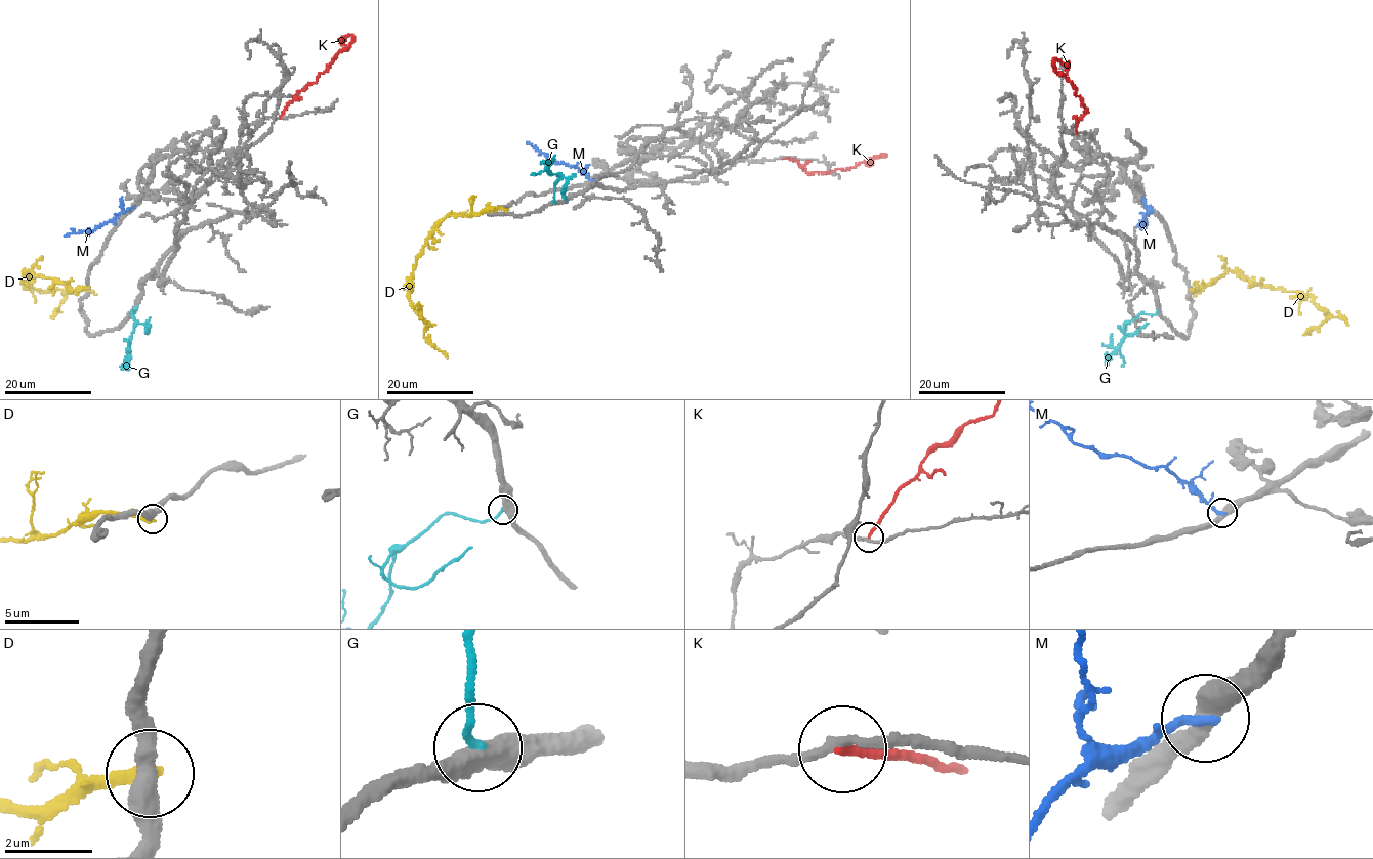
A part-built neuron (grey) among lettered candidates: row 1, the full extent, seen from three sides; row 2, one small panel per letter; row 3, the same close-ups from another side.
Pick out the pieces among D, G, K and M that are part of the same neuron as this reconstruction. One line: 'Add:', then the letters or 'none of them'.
Add: G

